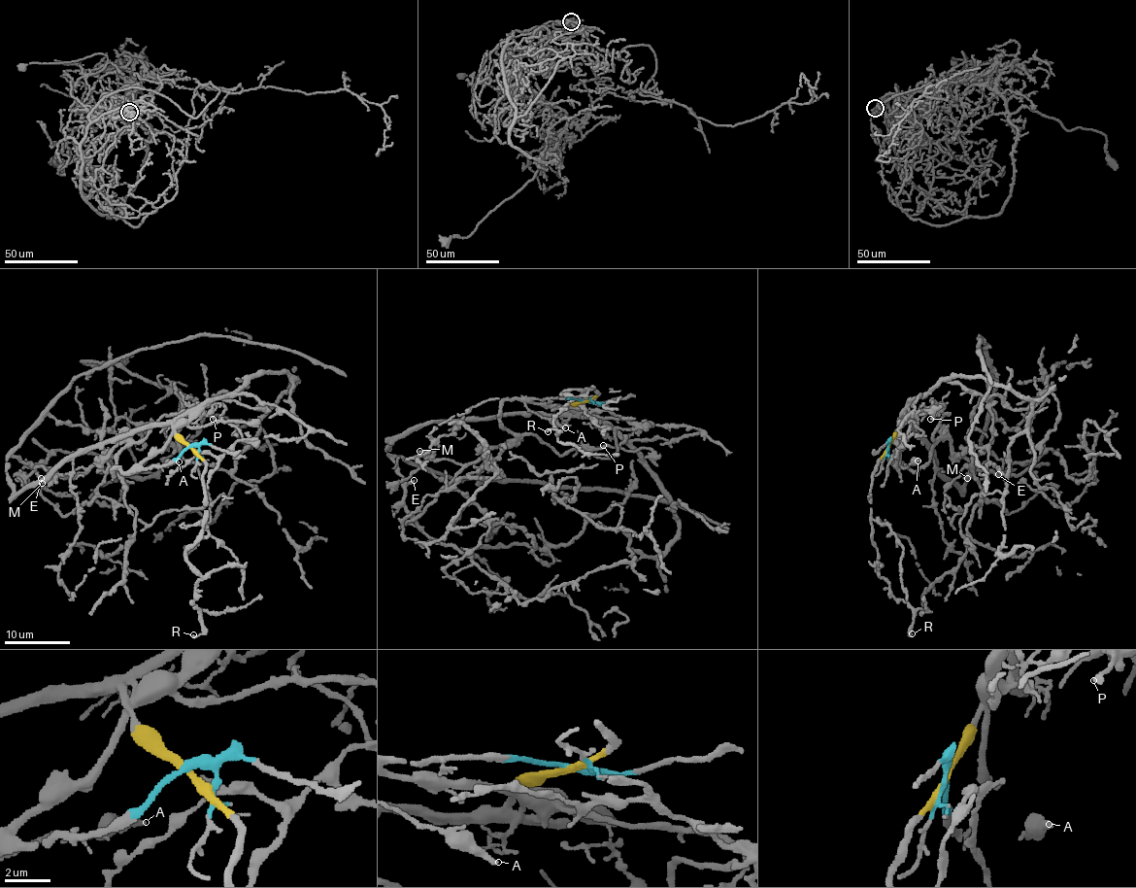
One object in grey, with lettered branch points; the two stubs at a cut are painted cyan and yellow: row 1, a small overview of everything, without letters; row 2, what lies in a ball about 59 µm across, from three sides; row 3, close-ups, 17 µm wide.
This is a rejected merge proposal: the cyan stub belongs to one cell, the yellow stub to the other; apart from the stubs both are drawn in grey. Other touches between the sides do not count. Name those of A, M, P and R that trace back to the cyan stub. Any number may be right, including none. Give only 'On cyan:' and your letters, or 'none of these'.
On cyan: A, M, P

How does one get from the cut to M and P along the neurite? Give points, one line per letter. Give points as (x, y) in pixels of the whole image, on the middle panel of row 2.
M: (584, 400), (502, 401), (502, 426), (514, 437), (465, 464), (430, 460), (419, 450)
P: (584, 400), (504, 399), (500, 416), (504, 426), (515, 433), (530, 432), (564, 455), (575, 448), (604, 446)

